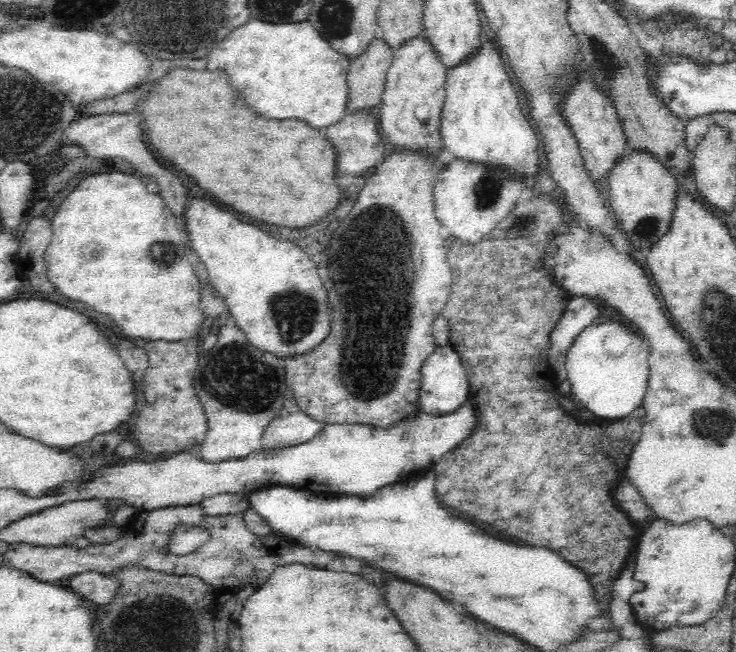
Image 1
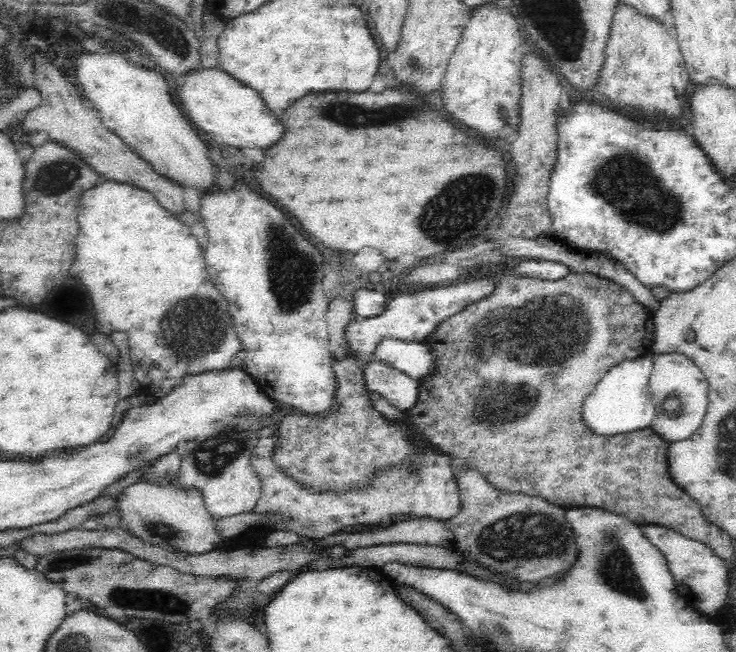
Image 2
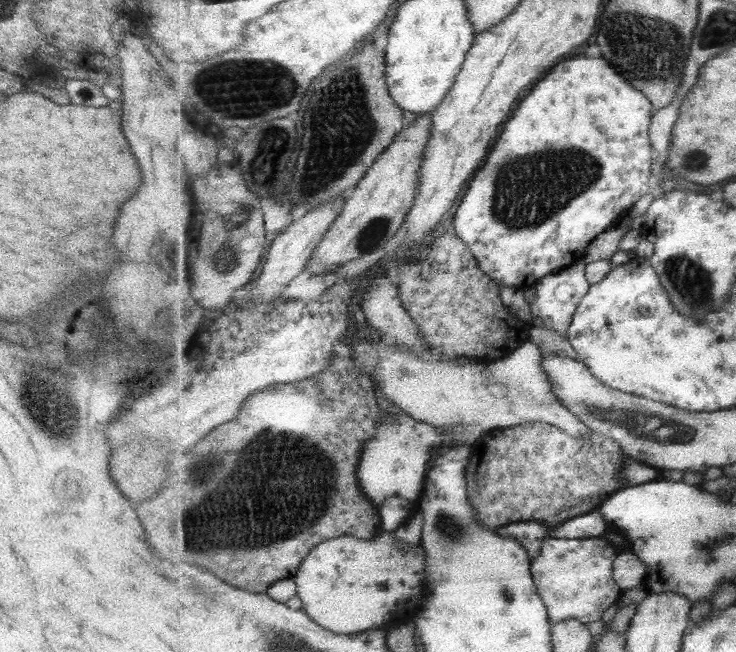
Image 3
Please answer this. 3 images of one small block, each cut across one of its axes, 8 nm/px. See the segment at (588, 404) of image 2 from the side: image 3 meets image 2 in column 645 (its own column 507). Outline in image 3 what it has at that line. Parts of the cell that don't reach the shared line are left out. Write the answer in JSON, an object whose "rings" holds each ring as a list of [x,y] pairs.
{"rings":[[[363,340],[357,344],[355,360],[363,372],[363,364],[371,362],[371,380],[381,392],[409,416],[433,424],[437,428],[459,426],[461,445],[472,445],[478,438],[493,428],[511,428],[521,422],[549,422],[571,436],[589,435],[590,428],[561,404],[561,399],[553,393],[549,375],[545,373],[541,360],[546,354],[535,342],[519,346],[511,354],[489,363],[445,363],[427,361],[415,353],[401,348],[401,345],[383,344],[373,340]]]}

